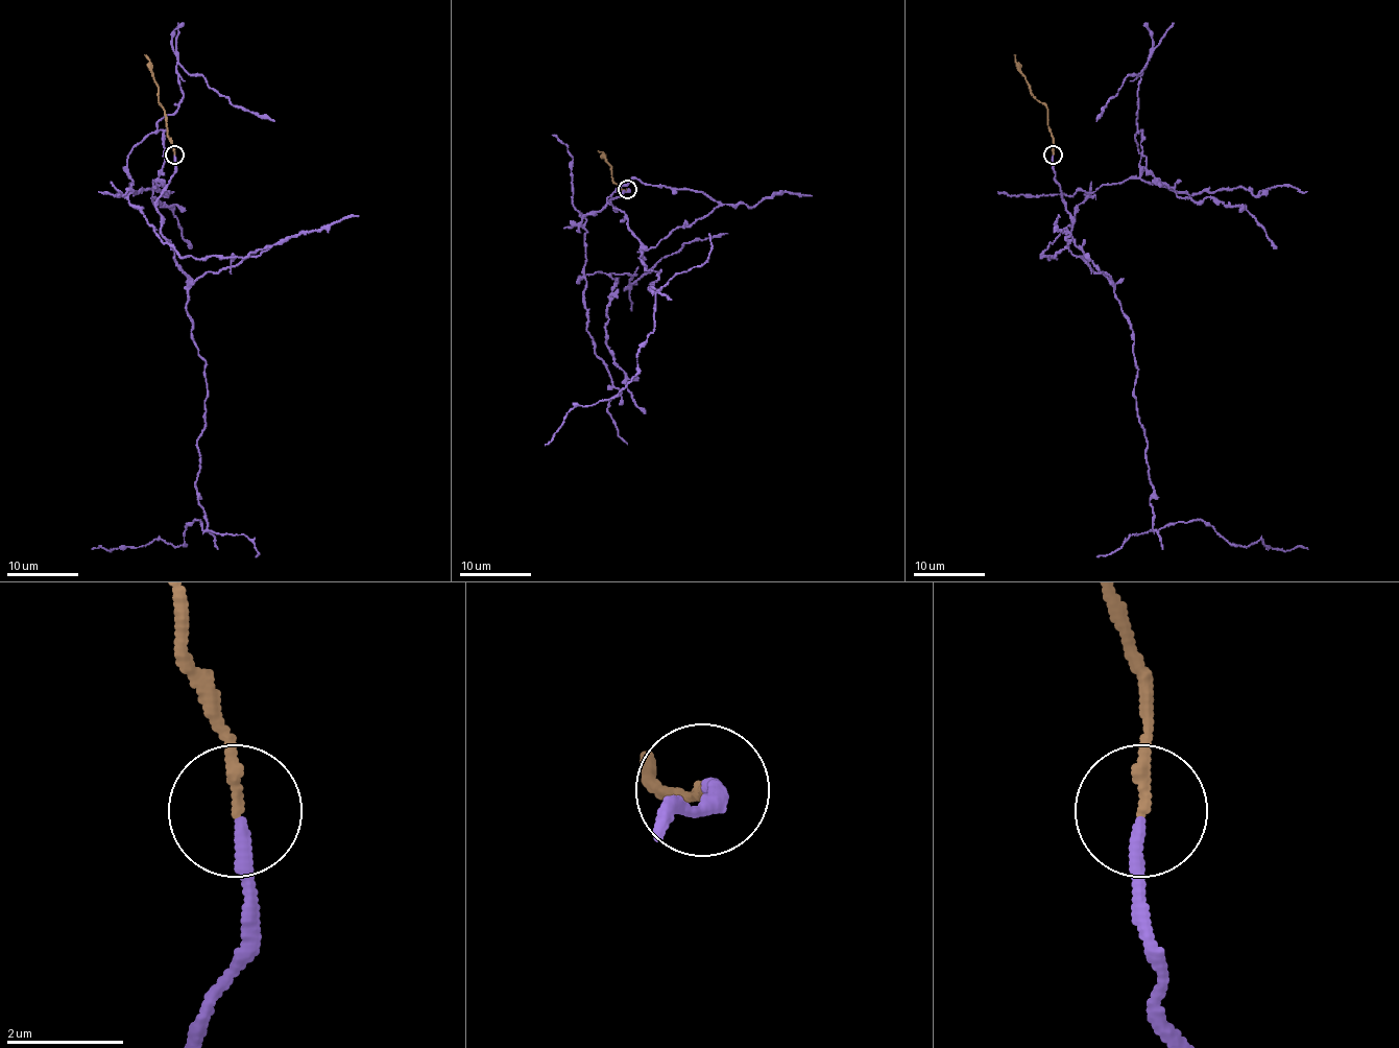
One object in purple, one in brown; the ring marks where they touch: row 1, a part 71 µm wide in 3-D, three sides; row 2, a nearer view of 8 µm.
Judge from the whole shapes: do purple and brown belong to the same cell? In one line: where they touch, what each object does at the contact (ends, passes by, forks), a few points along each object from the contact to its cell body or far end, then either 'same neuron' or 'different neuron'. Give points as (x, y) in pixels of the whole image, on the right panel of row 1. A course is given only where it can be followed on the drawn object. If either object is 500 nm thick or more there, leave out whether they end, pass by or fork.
(1053, 155) | purple ends | brown ends | purple via (1053, 156), (1110, 280), (1042, 256), (1139, 175), (1142, 133), (1177, 195), (1277, 248) | brown via (1053, 153), (1047, 109), (1032, 93), (1013, 55) | different neuron

